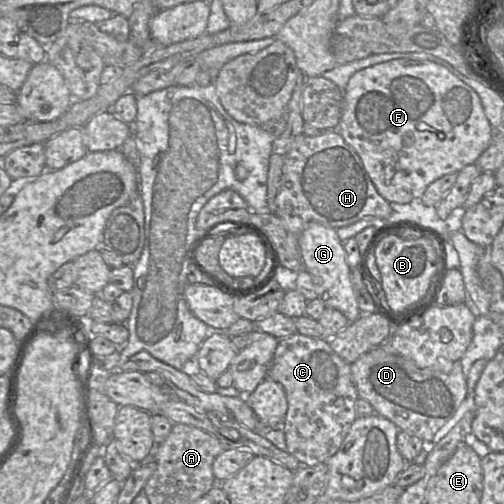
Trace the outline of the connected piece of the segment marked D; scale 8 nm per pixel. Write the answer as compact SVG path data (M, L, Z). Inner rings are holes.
M378 346L351 363L350 368L359 398L368 401L376 414L390 420L399 431L416 436L424 443L435 442L467 396L467 374L460 360L453 363L449 373L443 373L421 369Z

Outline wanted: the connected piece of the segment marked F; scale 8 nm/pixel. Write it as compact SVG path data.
M407 58L366 67L350 77L343 92L338 132L359 155L378 193L389 203L396 204L421 198L432 182L474 164L493 138L493 128L472 87L441 64Z

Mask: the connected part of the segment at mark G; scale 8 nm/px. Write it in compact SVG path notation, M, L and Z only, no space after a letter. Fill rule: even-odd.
M318 222L309 223L299 235L299 247L303 268L311 275L317 298L321 299L325 308L340 311L349 323L361 315L351 282L351 268L346 260L343 242L336 229Z

